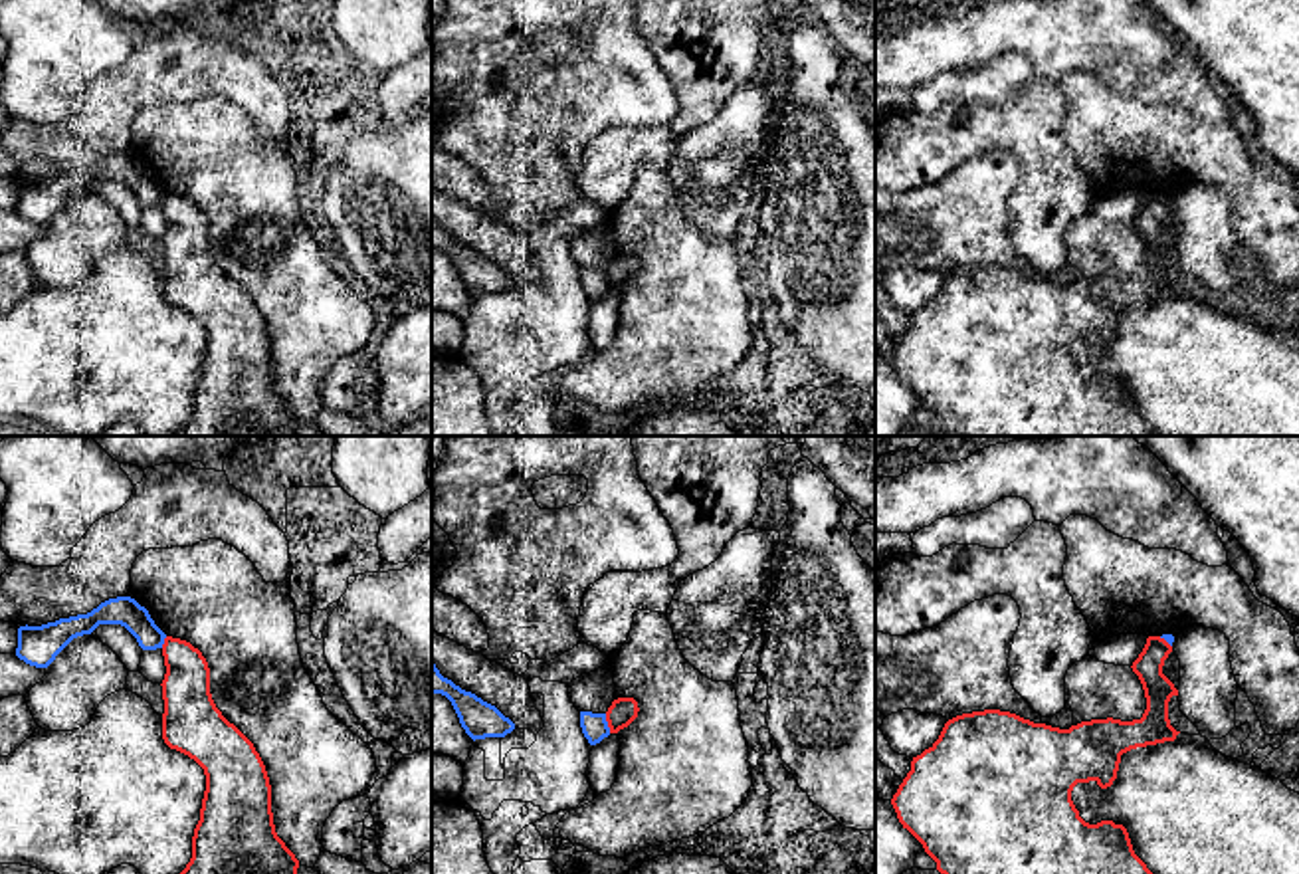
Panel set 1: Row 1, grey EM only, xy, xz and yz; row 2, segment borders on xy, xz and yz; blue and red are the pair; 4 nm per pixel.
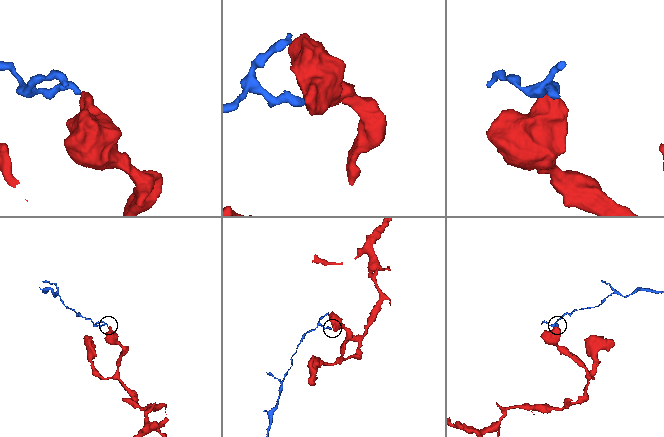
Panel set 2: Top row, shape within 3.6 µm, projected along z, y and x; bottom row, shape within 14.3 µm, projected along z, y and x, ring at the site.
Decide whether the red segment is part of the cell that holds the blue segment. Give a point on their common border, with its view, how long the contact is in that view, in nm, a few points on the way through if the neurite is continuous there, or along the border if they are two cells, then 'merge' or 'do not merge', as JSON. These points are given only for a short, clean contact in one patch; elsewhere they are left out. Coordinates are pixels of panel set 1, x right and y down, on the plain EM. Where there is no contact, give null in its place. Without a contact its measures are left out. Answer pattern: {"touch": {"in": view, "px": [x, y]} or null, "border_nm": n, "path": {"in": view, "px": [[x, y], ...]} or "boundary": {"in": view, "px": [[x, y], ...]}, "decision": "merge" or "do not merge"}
{"touch": {"in": "xz", "px": [606, 280]}, "border_nm": 80, "boundary": {"in": "xz", "px": [[604, 270], [610, 288]]}, "decision": "do not merge"}

